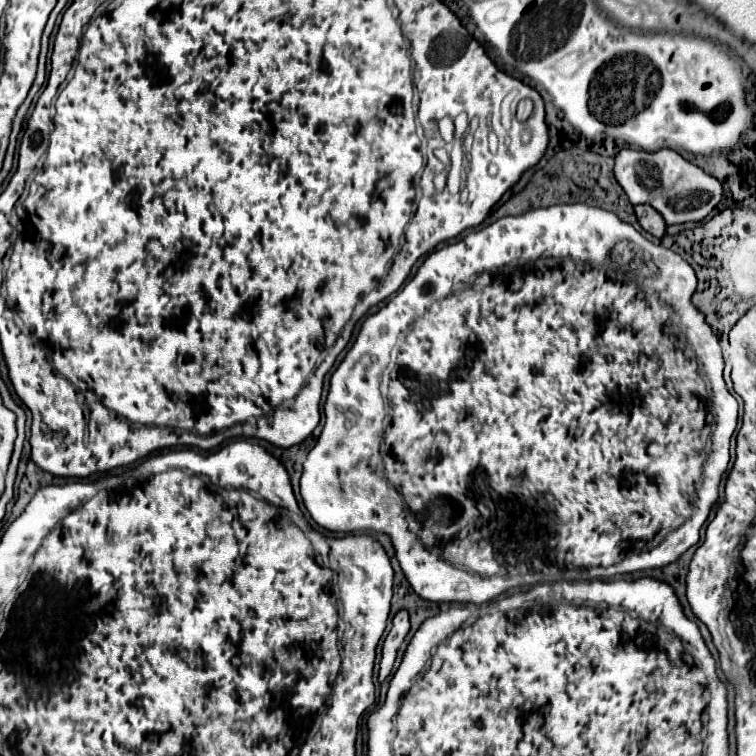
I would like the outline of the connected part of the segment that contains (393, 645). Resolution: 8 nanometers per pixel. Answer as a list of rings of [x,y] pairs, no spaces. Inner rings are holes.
[[[401,609],[393,617],[393,627],[383,641],[383,655],[381,655],[381,663],[379,663],[379,681],[385,681],[387,675],[391,673],[395,657],[397,657],[397,649],[405,641],[407,633],[409,633],[409,615],[405,609]]]

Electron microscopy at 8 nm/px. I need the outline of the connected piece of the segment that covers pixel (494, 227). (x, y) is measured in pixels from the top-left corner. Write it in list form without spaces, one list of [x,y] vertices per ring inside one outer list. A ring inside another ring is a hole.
[[[583,203],[551,205],[551,207],[533,209],[519,217],[503,217],[481,231],[465,235],[461,241],[453,245],[445,245],[429,253],[427,259],[417,269],[415,277],[399,293],[395,293],[377,313],[369,315],[363,321],[353,347],[347,351],[345,359],[339,363],[339,367],[331,375],[331,387],[329,387],[327,401],[323,407],[325,427],[315,447],[309,451],[303,463],[301,497],[307,511],[311,513],[317,525],[329,531],[387,533],[391,537],[393,549],[397,553],[395,557],[409,585],[415,589],[419,597],[427,601],[435,601],[435,603],[457,601],[457,603],[479,605],[519,585],[535,585],[543,581],[581,581],[581,579],[589,581],[589,579],[603,579],[603,577],[613,577],[613,575],[623,575],[623,573],[633,573],[633,571],[643,571],[643,569],[665,567],[673,563],[679,555],[683,555],[691,545],[699,541],[699,529],[707,521],[711,507],[717,503],[717,497],[719,497],[717,487],[729,463],[729,439],[737,427],[737,401],[727,391],[725,381],[723,381],[723,357],[721,357],[719,341],[715,333],[711,331],[711,327],[707,325],[705,315],[691,303],[695,287],[697,287],[695,271],[681,255],[661,245],[653,245],[633,225],[619,221],[615,213],[607,213],[605,209],[595,209]],[[621,263],[629,263],[633,269],[625,271]],[[405,329],[407,329],[407,335],[401,347],[401,361],[405,363],[405,373],[407,373],[405,417],[395,417],[395,409],[385,411],[387,415],[383,417],[385,403],[379,391],[381,373],[389,363],[389,353],[393,345],[397,343],[399,333],[403,333]],[[713,419],[715,419],[715,429],[711,431]],[[403,503],[405,503],[405,511],[409,509],[409,513],[419,523],[425,525],[425,529],[421,529],[423,543],[415,533],[409,531],[407,513],[403,513]],[[427,547],[433,551],[439,551],[439,555],[429,551]],[[455,551],[461,557],[465,557],[469,563],[465,559],[463,559],[463,565],[451,563],[451,573],[443,573],[441,559],[455,561]]]

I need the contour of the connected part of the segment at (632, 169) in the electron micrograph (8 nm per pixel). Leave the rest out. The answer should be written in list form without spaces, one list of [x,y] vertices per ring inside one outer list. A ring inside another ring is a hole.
[[[621,149],[615,157],[615,179],[633,205],[651,205],[663,215],[667,225],[703,221],[723,197],[723,187],[713,175],[685,161],[679,153],[671,149],[661,149],[655,153]]]

